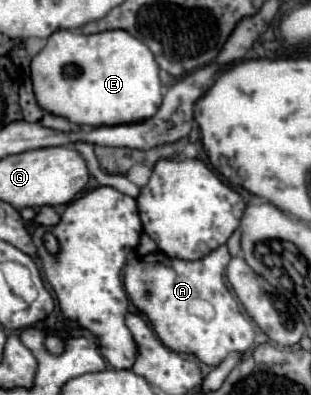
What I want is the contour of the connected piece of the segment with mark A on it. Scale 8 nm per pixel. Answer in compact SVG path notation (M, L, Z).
M226 245L214 249L210 255L198 259L198 261L182 261L182 259L172 259L166 257L162 251L154 251L150 255L134 255L124 269L124 287L128 291L128 297L134 301L136 309L142 311L152 327L158 339L172 351L176 353L190 353L198 357L202 363L216 367L230 351L248 351L254 343L254 325L251 323L252 317L240 303L238 295L234 293L226 269L230 261L230 253Z

